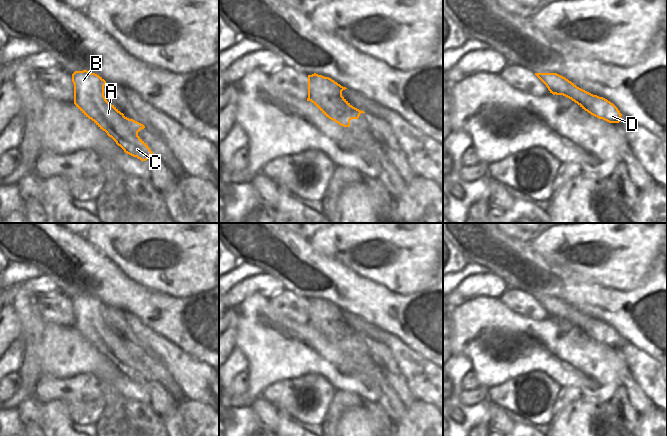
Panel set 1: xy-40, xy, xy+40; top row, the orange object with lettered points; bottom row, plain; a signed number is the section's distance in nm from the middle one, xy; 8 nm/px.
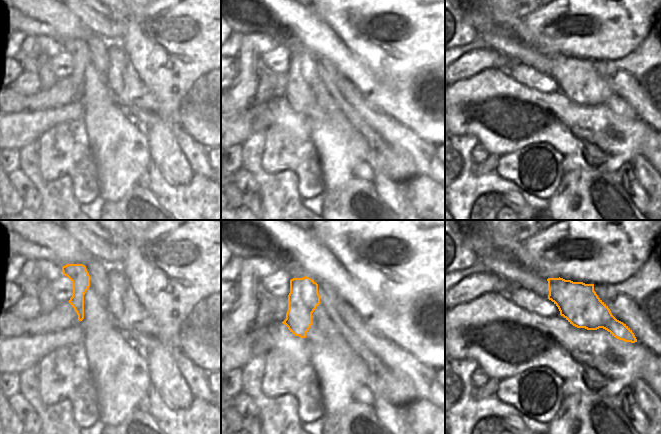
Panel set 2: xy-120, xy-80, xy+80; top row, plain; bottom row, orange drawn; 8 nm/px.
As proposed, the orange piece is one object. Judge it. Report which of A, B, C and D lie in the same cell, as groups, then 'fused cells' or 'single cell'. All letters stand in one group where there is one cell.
A B C / D | fused cells

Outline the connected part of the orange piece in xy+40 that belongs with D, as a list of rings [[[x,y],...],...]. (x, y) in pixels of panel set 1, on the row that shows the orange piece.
[[[535,73],[543,79],[543,83],[548,90],[553,91],[556,95],[563,95],[591,115],[603,119],[609,123],[619,123],[622,114],[618,108],[603,97],[593,95],[566,79],[557,73]]]

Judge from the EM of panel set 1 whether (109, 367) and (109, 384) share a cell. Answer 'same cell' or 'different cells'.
same cell

